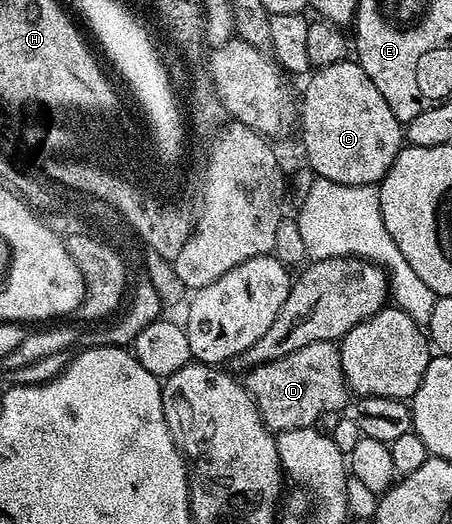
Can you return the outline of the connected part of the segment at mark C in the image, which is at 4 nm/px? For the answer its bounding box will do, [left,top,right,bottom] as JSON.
[298,58,406,185]

